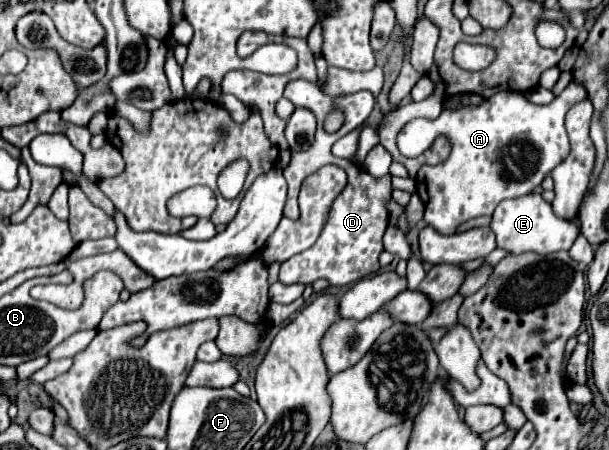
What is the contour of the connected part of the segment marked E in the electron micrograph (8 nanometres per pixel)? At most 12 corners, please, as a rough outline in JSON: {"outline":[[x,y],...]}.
{"outline":[[541,194],[503,200],[491,218],[509,254],[569,250],[579,229]]}

